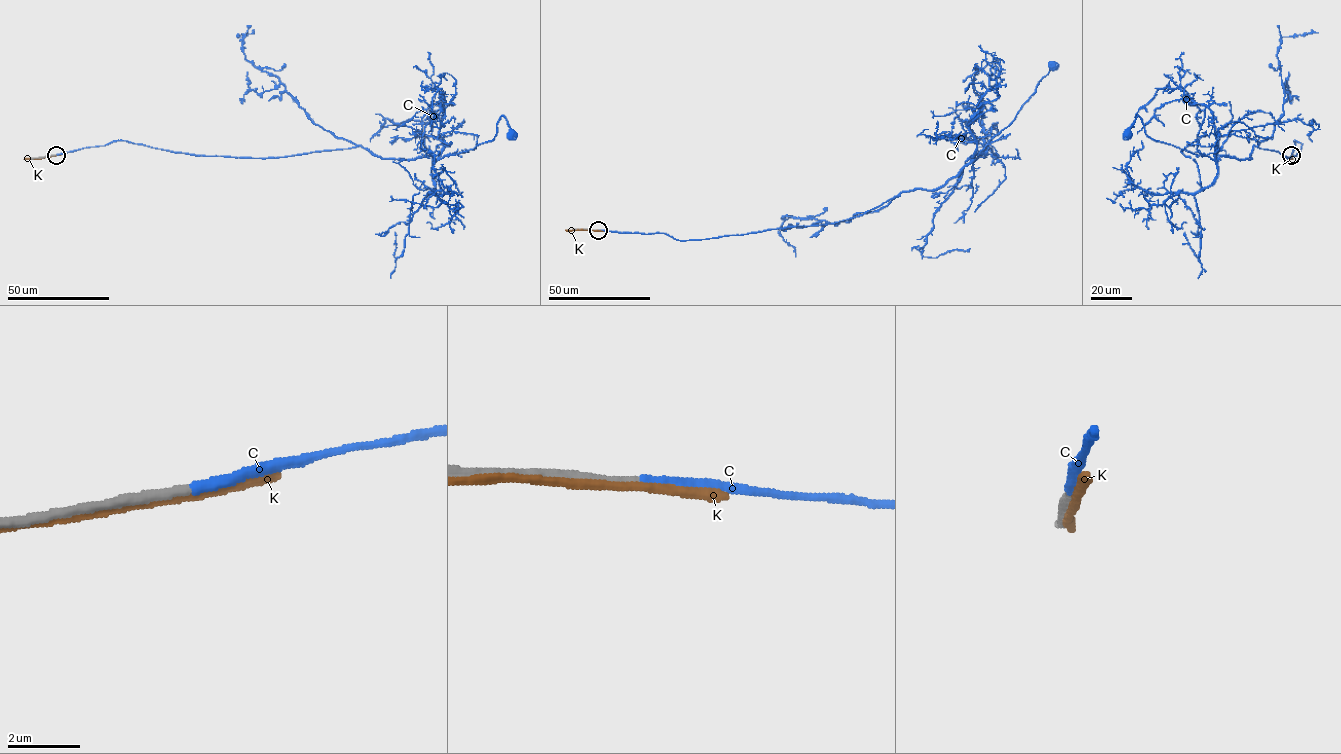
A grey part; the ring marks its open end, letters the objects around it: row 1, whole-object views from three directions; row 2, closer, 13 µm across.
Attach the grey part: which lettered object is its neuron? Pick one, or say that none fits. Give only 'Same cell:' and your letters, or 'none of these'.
Same cell: C

